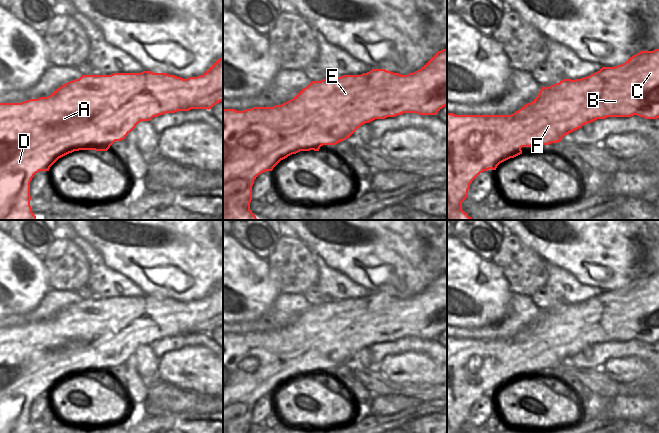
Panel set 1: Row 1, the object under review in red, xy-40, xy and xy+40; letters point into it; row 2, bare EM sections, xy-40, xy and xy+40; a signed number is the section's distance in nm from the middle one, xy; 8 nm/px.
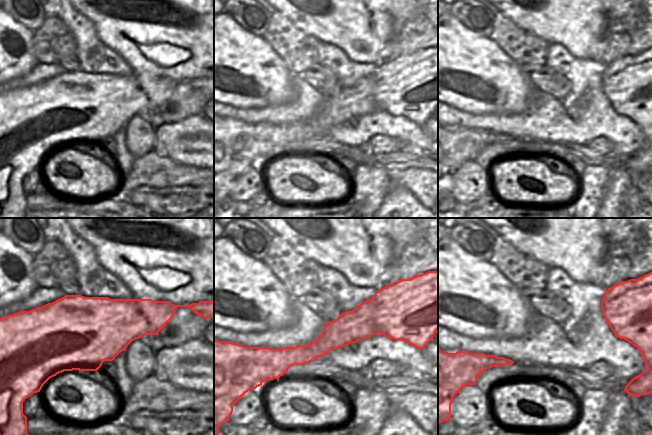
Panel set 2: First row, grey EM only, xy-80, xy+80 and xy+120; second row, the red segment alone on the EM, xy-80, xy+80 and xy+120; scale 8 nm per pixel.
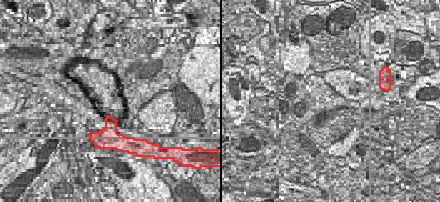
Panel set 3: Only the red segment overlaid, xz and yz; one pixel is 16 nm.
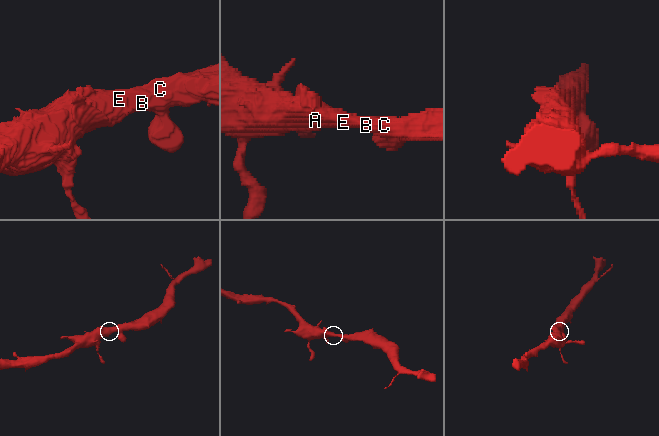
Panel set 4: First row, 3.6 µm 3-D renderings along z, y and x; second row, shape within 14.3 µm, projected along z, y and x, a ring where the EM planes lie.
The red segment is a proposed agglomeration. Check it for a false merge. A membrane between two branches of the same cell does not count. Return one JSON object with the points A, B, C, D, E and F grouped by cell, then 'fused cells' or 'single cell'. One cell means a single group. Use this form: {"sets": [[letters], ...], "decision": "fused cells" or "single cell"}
{"sets": [["A", "B", "C", "D", "E", "F"]], "decision": "single cell"}

